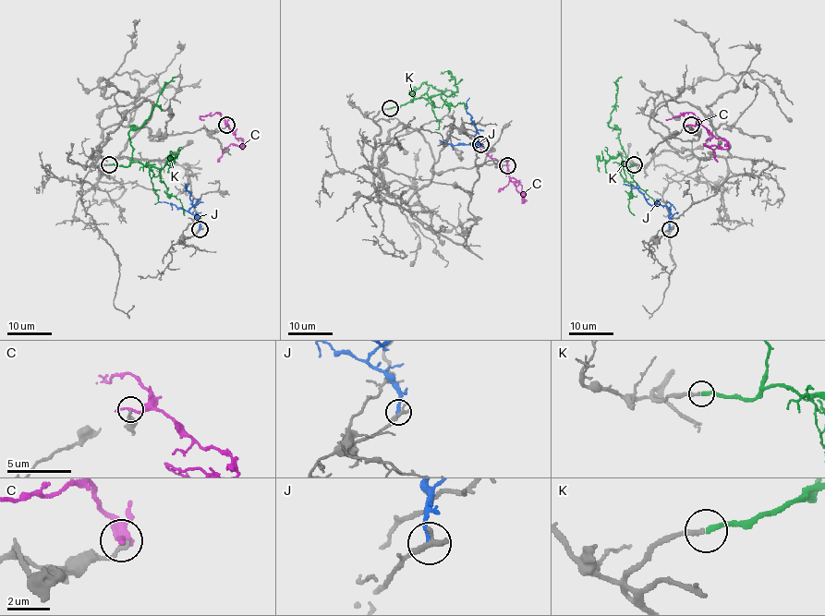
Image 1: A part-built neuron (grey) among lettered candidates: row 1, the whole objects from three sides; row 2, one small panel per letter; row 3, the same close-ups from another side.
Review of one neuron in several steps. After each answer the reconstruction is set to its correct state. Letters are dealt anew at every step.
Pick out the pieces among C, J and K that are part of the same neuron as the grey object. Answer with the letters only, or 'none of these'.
K

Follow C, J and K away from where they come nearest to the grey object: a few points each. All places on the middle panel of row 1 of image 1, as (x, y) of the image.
C: (507, 165), (508, 176), (524, 200), (522, 186), (513, 177), (498, 191)
J: (480, 144), (470, 144), (475, 138), (475, 126), (466, 110), (469, 97)
K: (390, 108), (411, 102), (413, 97), (410, 92), (422, 83), (438, 90), (452, 90), (457, 96)

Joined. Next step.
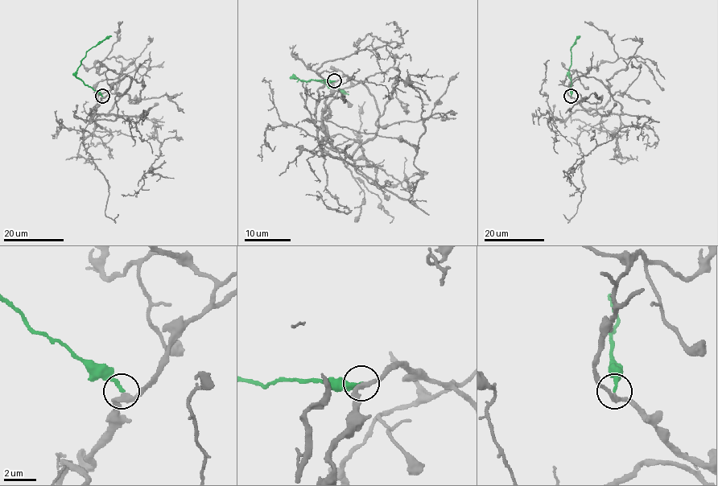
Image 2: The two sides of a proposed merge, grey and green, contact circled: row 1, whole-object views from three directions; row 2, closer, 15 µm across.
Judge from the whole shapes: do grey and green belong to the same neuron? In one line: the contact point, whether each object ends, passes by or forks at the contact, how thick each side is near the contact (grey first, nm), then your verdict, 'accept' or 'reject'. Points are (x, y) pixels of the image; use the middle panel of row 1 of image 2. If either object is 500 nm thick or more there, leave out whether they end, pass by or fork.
(334, 80) | grey passes by | green ends | 280/220 nm | accept

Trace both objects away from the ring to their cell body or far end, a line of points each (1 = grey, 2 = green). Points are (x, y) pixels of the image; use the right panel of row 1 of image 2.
1: (571, 96), (575, 77), (595, 77), (623, 113), (649, 120), (579, 158), (567, 176), (579, 191), (569, 194)
2: (571, 96), (571, 48), (580, 36)

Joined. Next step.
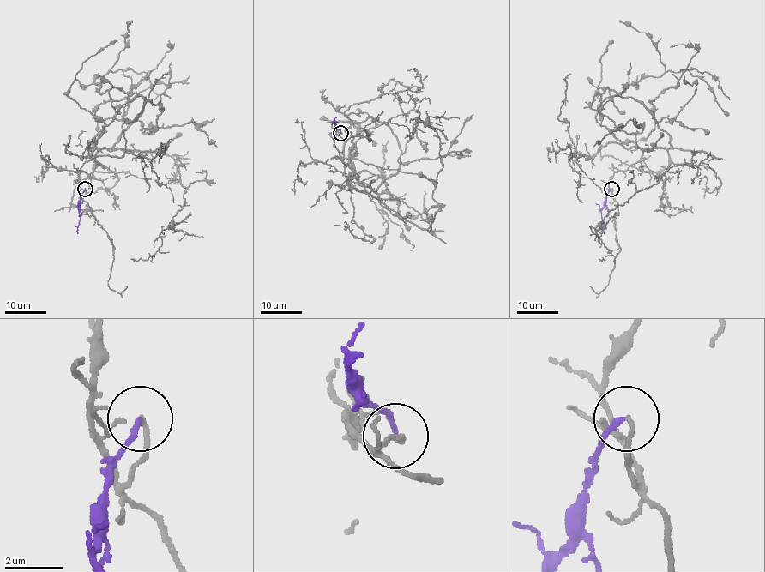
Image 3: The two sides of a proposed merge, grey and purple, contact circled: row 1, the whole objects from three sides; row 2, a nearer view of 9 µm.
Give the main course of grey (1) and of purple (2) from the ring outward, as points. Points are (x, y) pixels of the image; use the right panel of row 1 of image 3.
1: (611, 189), (671, 145), (631, 97), (598, 109), (642, 141), (648, 101), (697, 51), (670, 46)
2: (611, 189), (606, 195), (601, 213), (601, 233)

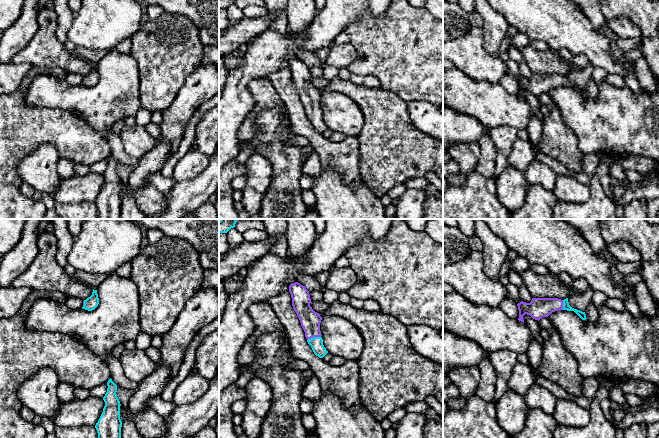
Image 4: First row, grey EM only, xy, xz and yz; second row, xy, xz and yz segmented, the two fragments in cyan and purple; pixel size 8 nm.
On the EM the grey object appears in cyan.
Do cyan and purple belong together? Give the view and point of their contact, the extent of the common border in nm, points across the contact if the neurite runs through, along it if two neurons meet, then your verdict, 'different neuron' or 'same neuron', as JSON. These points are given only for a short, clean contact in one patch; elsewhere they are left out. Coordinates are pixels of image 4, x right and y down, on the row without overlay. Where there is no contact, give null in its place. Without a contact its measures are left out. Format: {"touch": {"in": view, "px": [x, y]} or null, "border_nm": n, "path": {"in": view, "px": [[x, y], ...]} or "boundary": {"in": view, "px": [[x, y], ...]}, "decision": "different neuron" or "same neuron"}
{"touch": {"in": "xz", "px": [313, 113]}, "border_nm": 120, "path": {"in": "xz", "px": [[316, 119], [313, 113], [310, 96]]}, "decision": "same neuron"}

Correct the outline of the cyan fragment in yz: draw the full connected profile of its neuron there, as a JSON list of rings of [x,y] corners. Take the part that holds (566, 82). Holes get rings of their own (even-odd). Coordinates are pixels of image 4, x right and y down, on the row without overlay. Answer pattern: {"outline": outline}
{"outline": [[[532,74],[530,79],[521,77],[517,80],[519,86],[518,96],[524,99],[523,92],[530,91],[535,96],[548,93],[552,88],[558,86],[574,87],[582,96],[586,96],[585,88],[574,85],[569,81],[568,74]]]}

